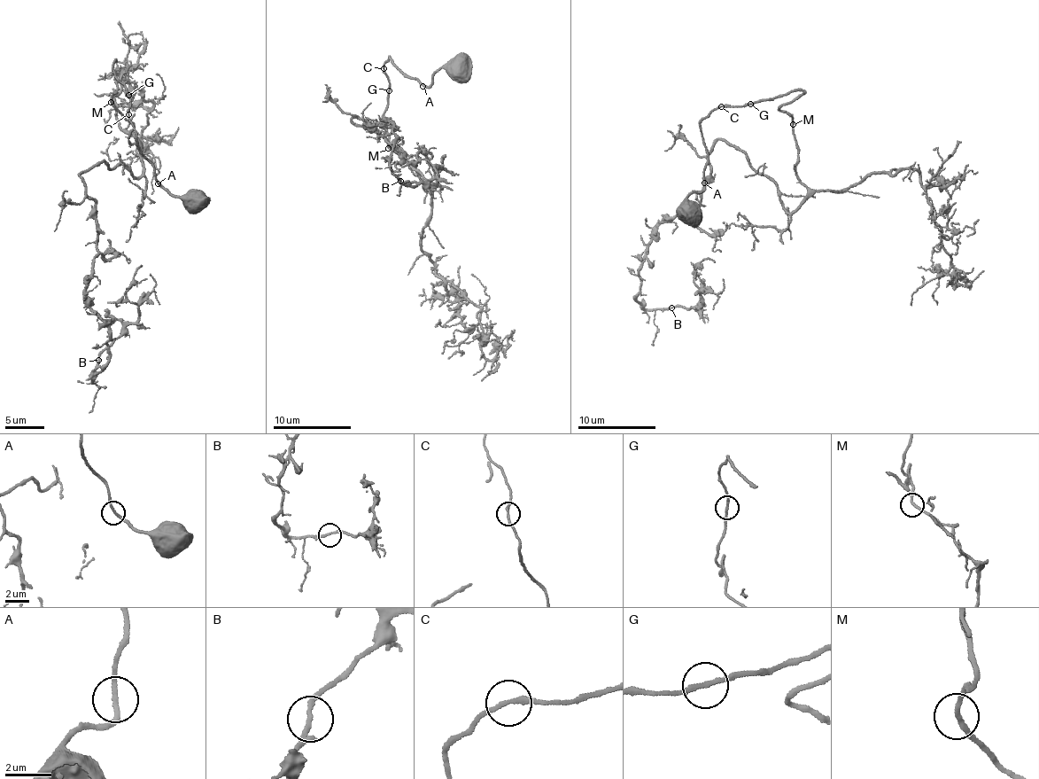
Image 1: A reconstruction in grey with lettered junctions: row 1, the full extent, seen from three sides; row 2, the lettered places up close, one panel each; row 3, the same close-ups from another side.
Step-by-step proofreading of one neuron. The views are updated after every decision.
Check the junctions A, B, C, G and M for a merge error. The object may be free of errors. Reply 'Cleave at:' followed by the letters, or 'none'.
Cleave at: none

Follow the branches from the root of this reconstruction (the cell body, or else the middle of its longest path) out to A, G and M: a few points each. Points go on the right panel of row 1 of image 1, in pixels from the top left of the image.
A: (686, 214), (683, 201), (693, 192), (703, 189), (704, 183)
G: (686, 214), (683, 201), (704, 186), (703, 168), (708, 155), (700, 122), (719, 106), (751, 103)
M: (686, 214), (683, 201), (704, 186), (708, 155), (700, 122), (712, 111), (802, 89), (779, 109), (793, 124)

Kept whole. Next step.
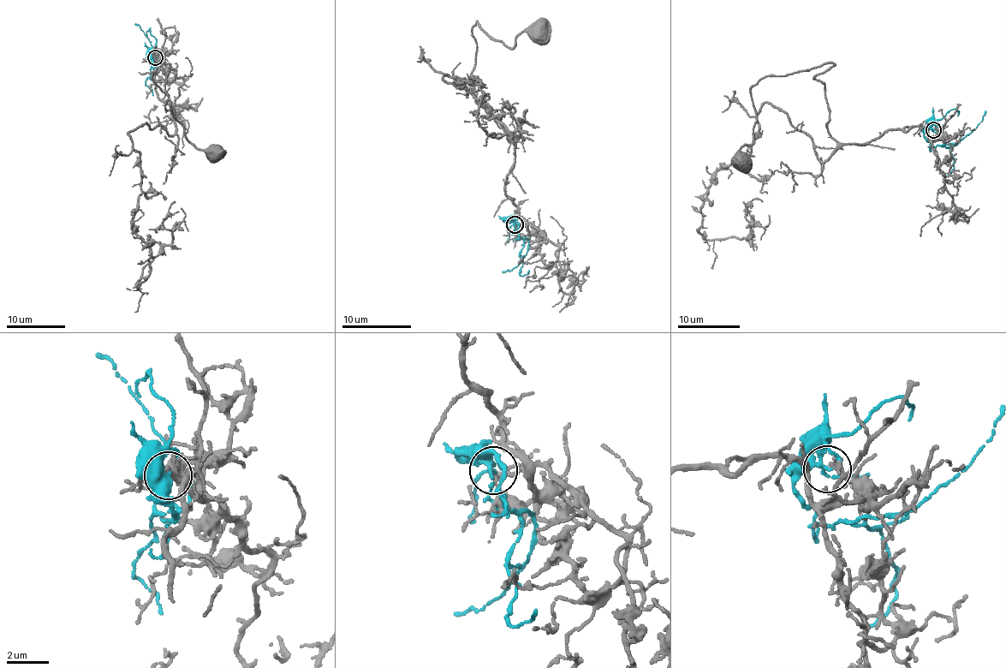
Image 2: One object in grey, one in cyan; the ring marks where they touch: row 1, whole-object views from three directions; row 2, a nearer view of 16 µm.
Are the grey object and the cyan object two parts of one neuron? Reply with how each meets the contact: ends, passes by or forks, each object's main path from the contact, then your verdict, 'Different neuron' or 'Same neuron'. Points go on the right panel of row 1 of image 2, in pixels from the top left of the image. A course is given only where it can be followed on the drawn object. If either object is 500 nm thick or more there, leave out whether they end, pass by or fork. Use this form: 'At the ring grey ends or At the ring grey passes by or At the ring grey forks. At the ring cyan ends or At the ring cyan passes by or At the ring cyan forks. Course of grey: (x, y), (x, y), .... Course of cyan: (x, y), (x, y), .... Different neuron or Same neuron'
At the ring grey ends. At the ring cyan passes by. Course of grey: (935, 128), (943, 140), (923, 127), (837, 144), (813, 77), (830, 62), (754, 84), (754, 140), (740, 163). Course of cyan: (933, 130), (924, 134), (935, 147), (959, 142), (976, 128), (985, 110). Different neuron

